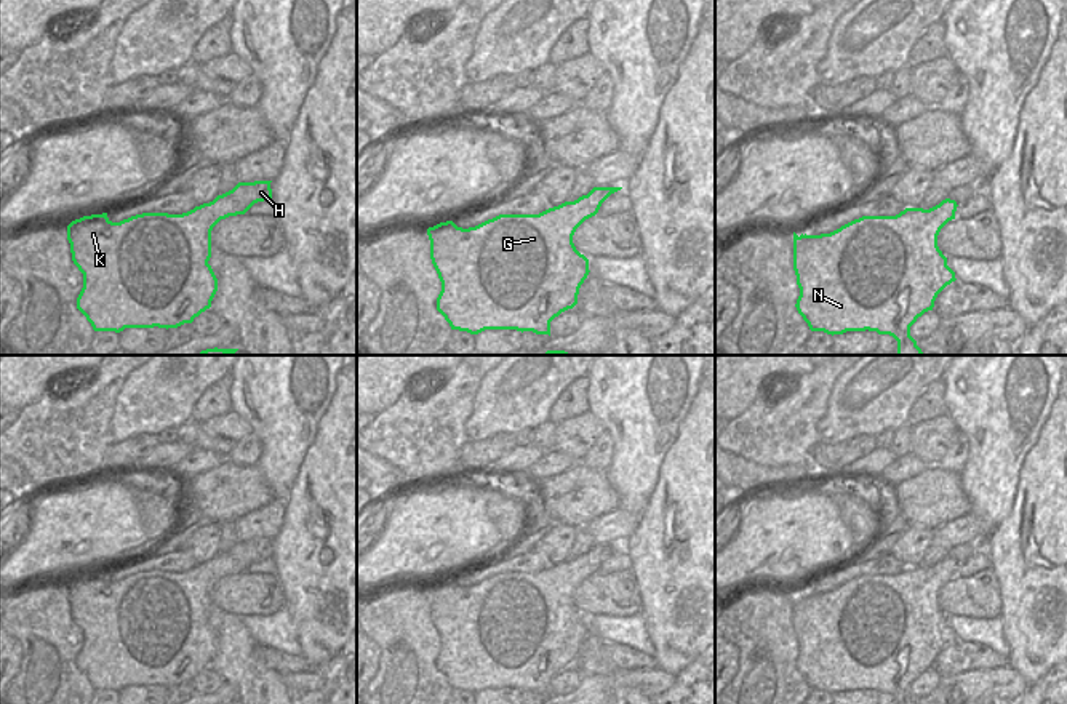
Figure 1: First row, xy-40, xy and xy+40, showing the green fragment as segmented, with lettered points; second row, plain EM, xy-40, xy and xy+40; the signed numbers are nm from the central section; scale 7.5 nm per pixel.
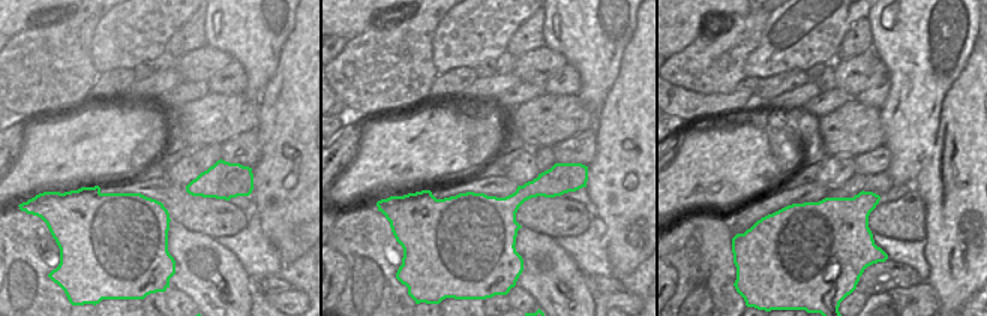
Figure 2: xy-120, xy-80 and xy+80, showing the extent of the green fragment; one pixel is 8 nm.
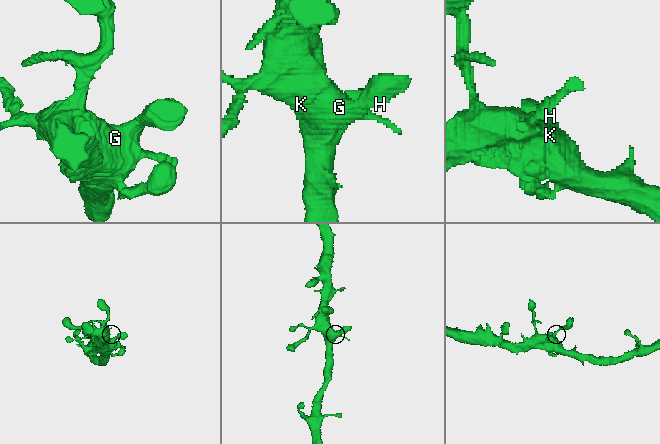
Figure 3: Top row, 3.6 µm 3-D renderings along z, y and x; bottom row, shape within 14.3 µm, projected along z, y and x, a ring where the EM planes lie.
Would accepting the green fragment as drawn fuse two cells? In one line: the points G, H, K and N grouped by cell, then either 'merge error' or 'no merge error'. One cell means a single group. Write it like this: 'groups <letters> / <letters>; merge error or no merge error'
groups G H K N; no merge error

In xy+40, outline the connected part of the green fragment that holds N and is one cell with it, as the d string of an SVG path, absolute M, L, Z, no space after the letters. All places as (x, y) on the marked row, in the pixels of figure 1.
M945 198L929 210L905 208L896 216L862 216L830 234L798 237L793 232L793 270L800 288L795 307L809 330L832 336L846 331L877 331L897 341L897 355L923 355L910 336L910 326L925 312L933 310L937 294L957 280L937 246L937 235L955 219L957 206L955 200Z

